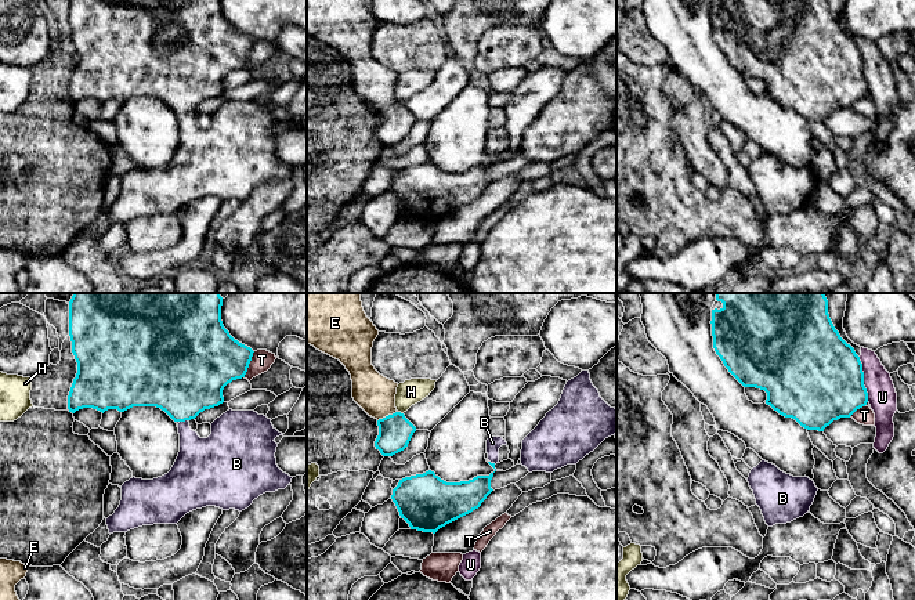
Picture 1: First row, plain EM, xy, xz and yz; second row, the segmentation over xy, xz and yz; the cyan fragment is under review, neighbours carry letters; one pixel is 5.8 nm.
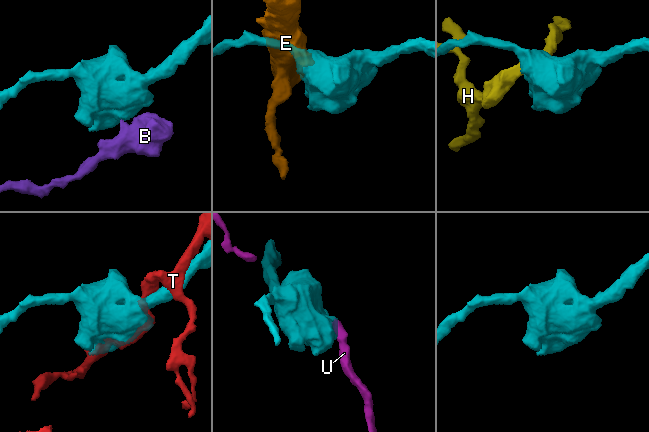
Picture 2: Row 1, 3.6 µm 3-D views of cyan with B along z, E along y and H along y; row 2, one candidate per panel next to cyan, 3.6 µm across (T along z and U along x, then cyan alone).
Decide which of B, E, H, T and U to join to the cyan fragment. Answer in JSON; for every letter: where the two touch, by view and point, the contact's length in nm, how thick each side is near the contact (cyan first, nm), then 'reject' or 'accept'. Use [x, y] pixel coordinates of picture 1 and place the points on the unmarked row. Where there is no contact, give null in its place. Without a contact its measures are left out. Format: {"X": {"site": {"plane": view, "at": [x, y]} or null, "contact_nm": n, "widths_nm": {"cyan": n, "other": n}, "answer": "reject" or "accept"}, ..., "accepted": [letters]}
{"B": {"site": {"plane": "xy", "at": [183, 111]}, "contact_nm": 50, "widths_nm": {"cyan": 440, "other": 260}, "answer": "accept"}, "E": {"site": {"plane": "xz", "at": [389, 105]}, "contact_nm": 130, "widths_nm": {"cyan": 190, "other": 220}, "answer": "reject"}, "H": {"site": {"plane": "xz", "at": [400, 102]}, "contact_nm": 40, "widths_nm": {"cyan": 190, "other": 140}, "answer": "reject"}, "T": {"site": {"plane": "xy", "at": [249, 53]}, "contact_nm": 170, "widths_nm": {"cyan": 380, "other": 120}, "answer": "reject"}, "U": {"site": {"plane": "yz", "at": [863, 69]}, "contact_nm": 280, "widths_nm": {"cyan": 500, "other": 170}, "answer": "reject"}, "accepted": ["B"]}

